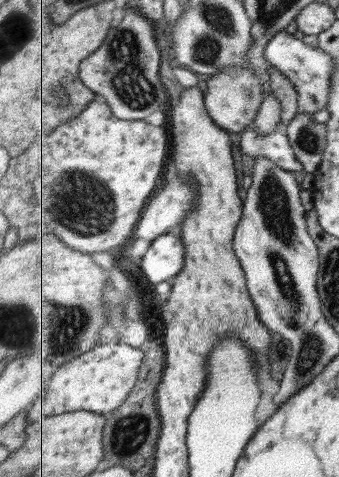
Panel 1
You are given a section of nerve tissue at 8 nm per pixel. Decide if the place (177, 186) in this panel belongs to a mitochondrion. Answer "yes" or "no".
no

